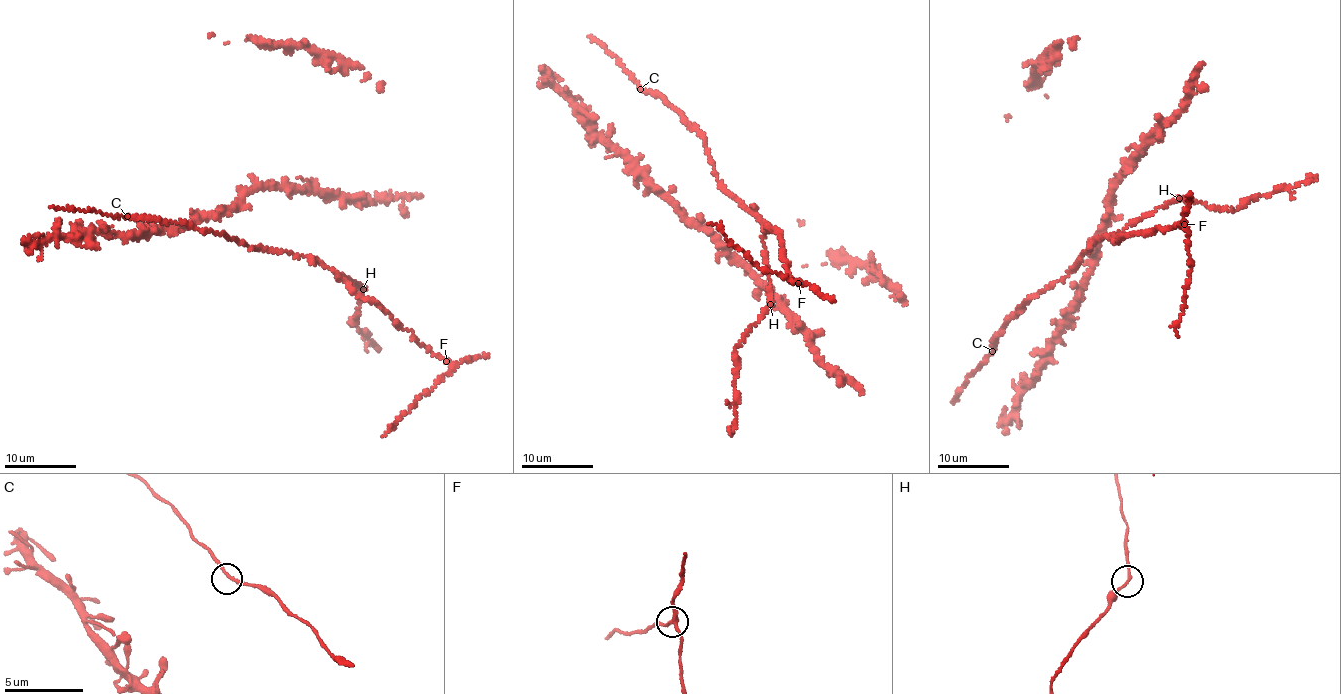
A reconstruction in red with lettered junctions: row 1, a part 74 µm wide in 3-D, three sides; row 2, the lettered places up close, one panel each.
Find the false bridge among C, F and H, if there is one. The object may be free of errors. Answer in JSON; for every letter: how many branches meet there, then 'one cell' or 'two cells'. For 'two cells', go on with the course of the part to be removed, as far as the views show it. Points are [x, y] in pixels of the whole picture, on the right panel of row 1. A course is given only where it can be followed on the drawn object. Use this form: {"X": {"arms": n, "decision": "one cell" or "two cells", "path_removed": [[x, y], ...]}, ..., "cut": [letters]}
{"C": {"arms": 2, "decision": "one cell"}, "F": {"arms": 2, "decision": "one cell"}, "H": {"arms": 2, "decision": "one cell"}, "cut": []}

